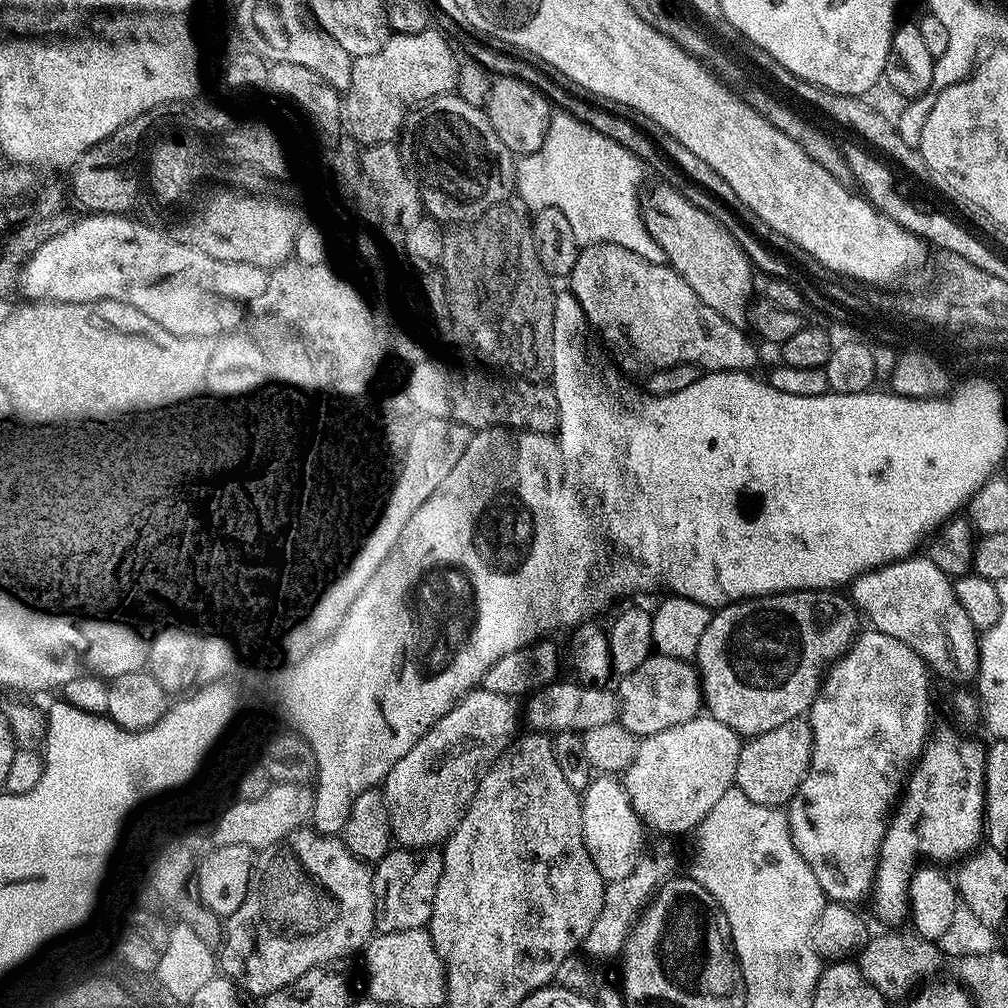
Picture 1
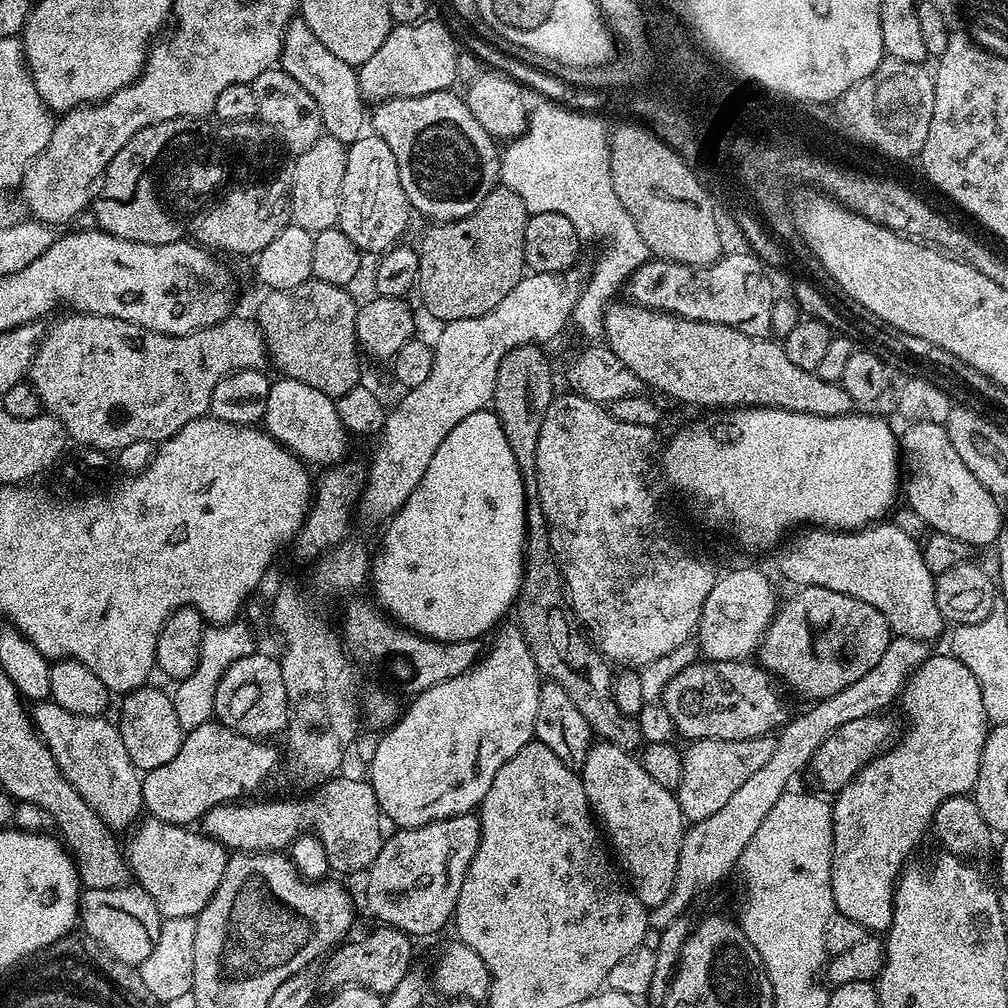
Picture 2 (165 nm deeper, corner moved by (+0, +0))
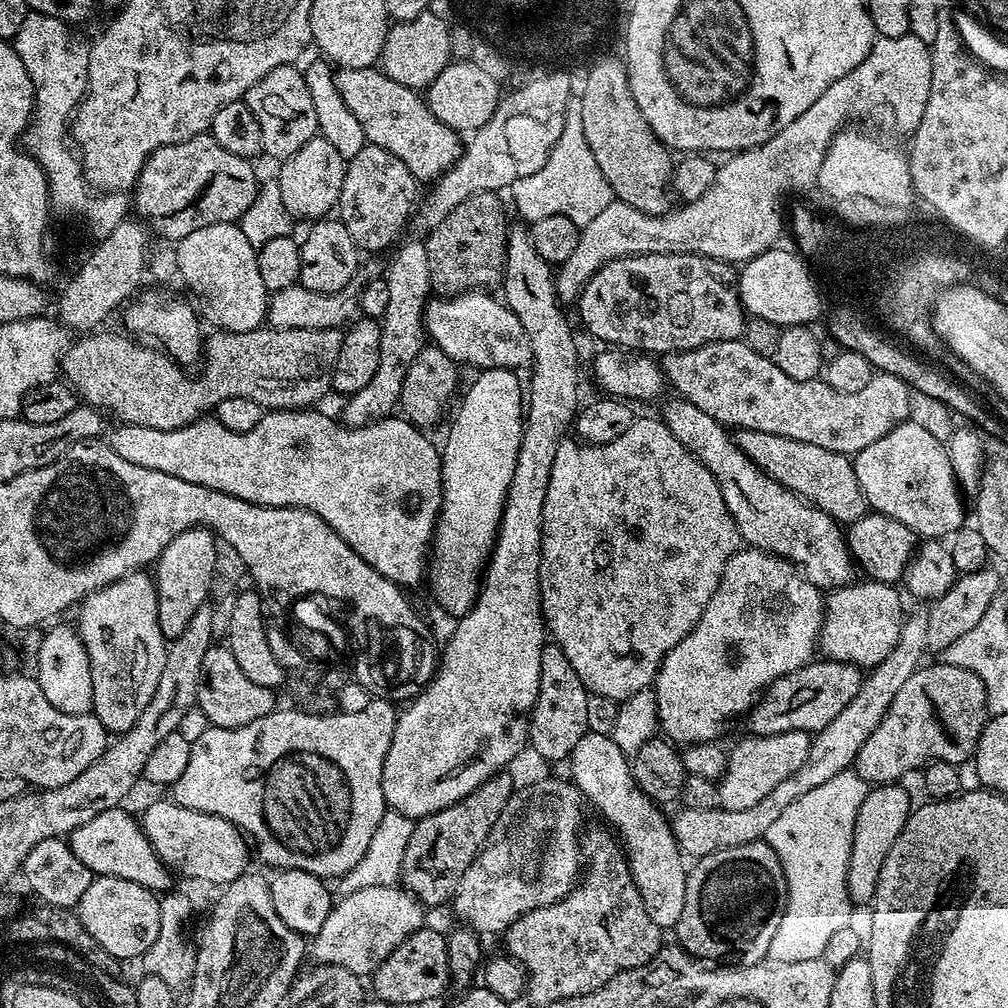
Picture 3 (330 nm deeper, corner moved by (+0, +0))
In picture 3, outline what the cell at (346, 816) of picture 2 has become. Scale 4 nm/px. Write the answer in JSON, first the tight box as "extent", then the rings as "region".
{"extent":[139,798,249,886],"region":[[[166,798],[154,801],[145,810],[144,816],[139,817],[139,822],[150,846],[173,873],[181,872],[192,880],[205,880],[208,884],[226,886],[231,880],[236,880],[249,871],[249,841],[226,818],[187,809],[186,806],[176,804],[172,798]]]}

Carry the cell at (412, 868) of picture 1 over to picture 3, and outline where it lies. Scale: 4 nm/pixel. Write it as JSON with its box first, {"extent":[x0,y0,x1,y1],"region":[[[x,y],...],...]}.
{"extent":[399,771,514,905],"region":[[[507,771],[497,772],[457,804],[431,812],[428,816],[421,816],[415,821],[413,834],[402,857],[399,879],[421,905],[447,905],[456,895],[462,874],[466,874],[470,862],[474,862],[474,858],[482,850],[490,830],[494,830],[494,822],[498,822],[498,814],[502,814],[502,806],[506,806],[506,802],[512,797],[514,783],[512,784],[508,775]]]}

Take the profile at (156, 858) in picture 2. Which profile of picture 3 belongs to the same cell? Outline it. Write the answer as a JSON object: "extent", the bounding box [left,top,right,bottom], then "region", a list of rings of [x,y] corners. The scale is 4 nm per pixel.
{"extent":[70,806,173,894],"region":[[[117,806],[102,810],[102,814],[94,814],[86,826],[78,826],[78,830],[70,833],[74,854],[78,854],[82,866],[86,866],[96,876],[126,878],[126,882],[138,882],[138,886],[146,886],[157,894],[167,893],[173,887],[173,873],[150,846],[139,819],[135,815],[132,817],[126,809]]]}

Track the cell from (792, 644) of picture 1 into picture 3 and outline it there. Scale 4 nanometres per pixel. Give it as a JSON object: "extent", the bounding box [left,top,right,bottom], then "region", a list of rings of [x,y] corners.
{"extent":[818,578,902,670],"region":[[[867,578],[861,581],[861,584],[845,584],[827,593],[818,652],[821,657],[843,664],[855,664],[861,670],[871,670],[883,662],[898,642],[902,623],[900,596],[891,584]]]}

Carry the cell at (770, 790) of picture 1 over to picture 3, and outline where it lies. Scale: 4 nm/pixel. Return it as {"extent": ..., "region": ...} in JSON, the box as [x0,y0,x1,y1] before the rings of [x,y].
{"extent":[854,662,988,786],"region":[[[937,662],[937,664],[925,663],[917,668],[910,678],[902,685],[902,690],[894,694],[894,702],[886,710],[882,722],[862,742],[862,750],[858,750],[854,771],[865,780],[869,786],[879,786],[881,784],[895,784],[903,781],[903,776],[907,772],[923,769],[929,761],[941,760],[947,764],[963,765],[963,760],[973,759],[976,743],[980,741],[980,732],[986,723],[986,713],[988,712],[988,699],[982,686],[982,682],[973,672],[967,672],[964,668],[959,668],[953,664]]]}

